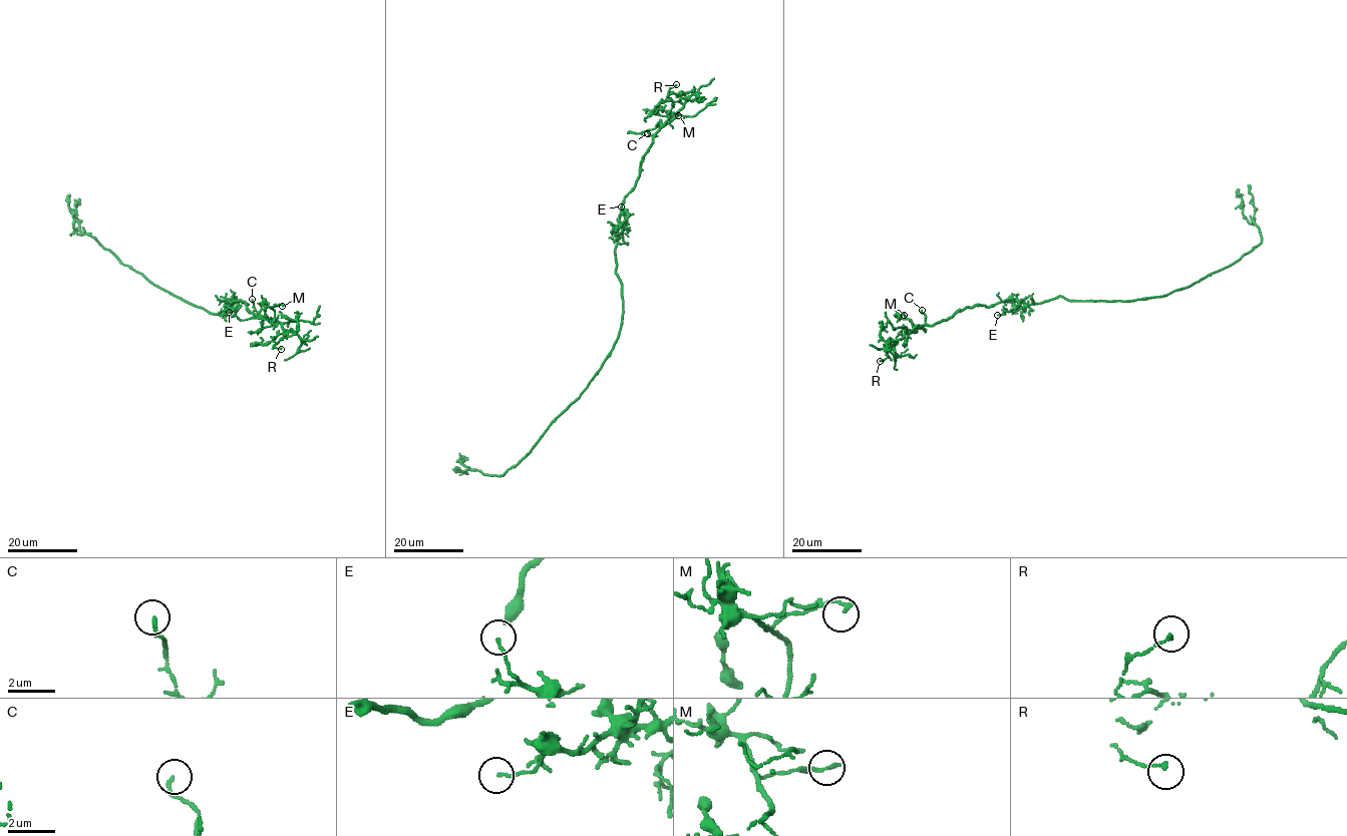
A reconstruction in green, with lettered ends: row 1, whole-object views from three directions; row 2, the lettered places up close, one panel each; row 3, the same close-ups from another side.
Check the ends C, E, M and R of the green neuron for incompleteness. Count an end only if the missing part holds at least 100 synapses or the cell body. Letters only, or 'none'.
none

